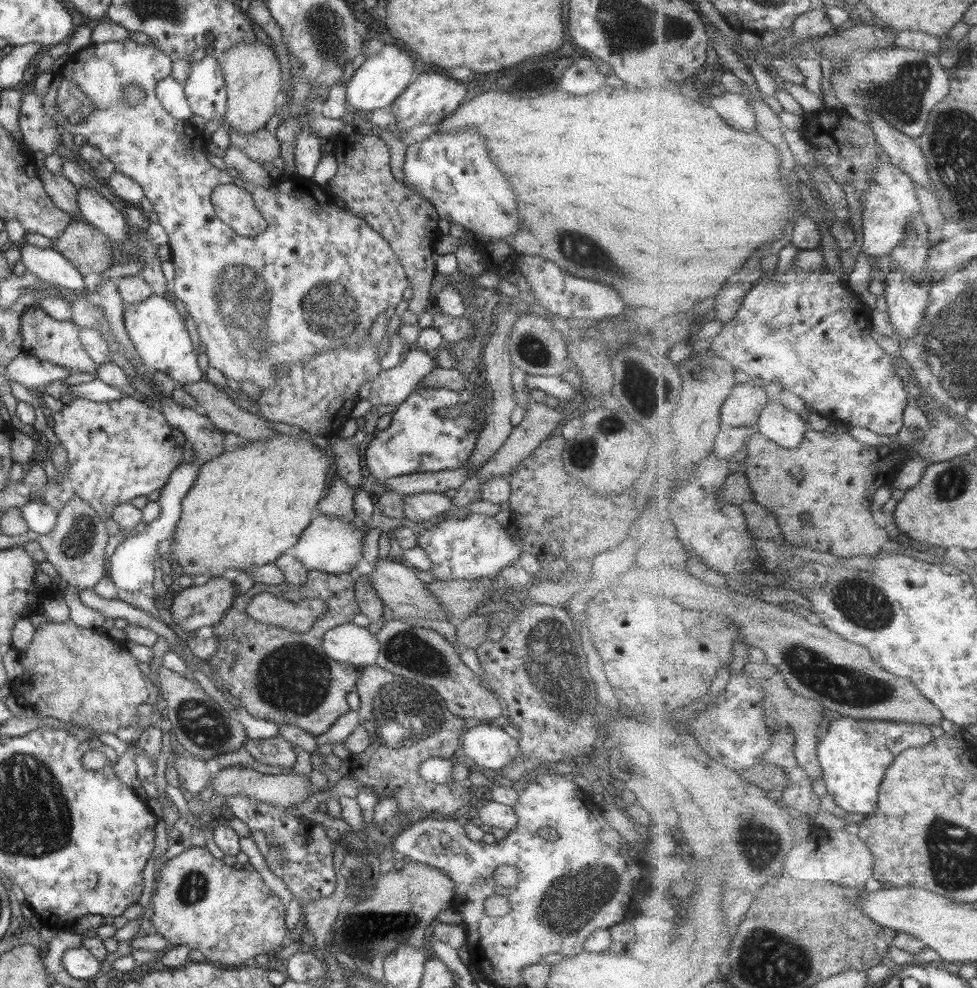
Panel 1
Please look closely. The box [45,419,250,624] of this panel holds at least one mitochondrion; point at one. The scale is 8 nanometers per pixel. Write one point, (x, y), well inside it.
(82, 537)

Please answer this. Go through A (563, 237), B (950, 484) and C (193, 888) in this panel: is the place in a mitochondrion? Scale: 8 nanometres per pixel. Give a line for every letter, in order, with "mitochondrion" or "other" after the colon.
A: mitochondrion
B: mitochondrion
C: mitochondrion

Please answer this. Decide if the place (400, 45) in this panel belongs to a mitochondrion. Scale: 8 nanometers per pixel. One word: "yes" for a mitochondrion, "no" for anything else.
no

